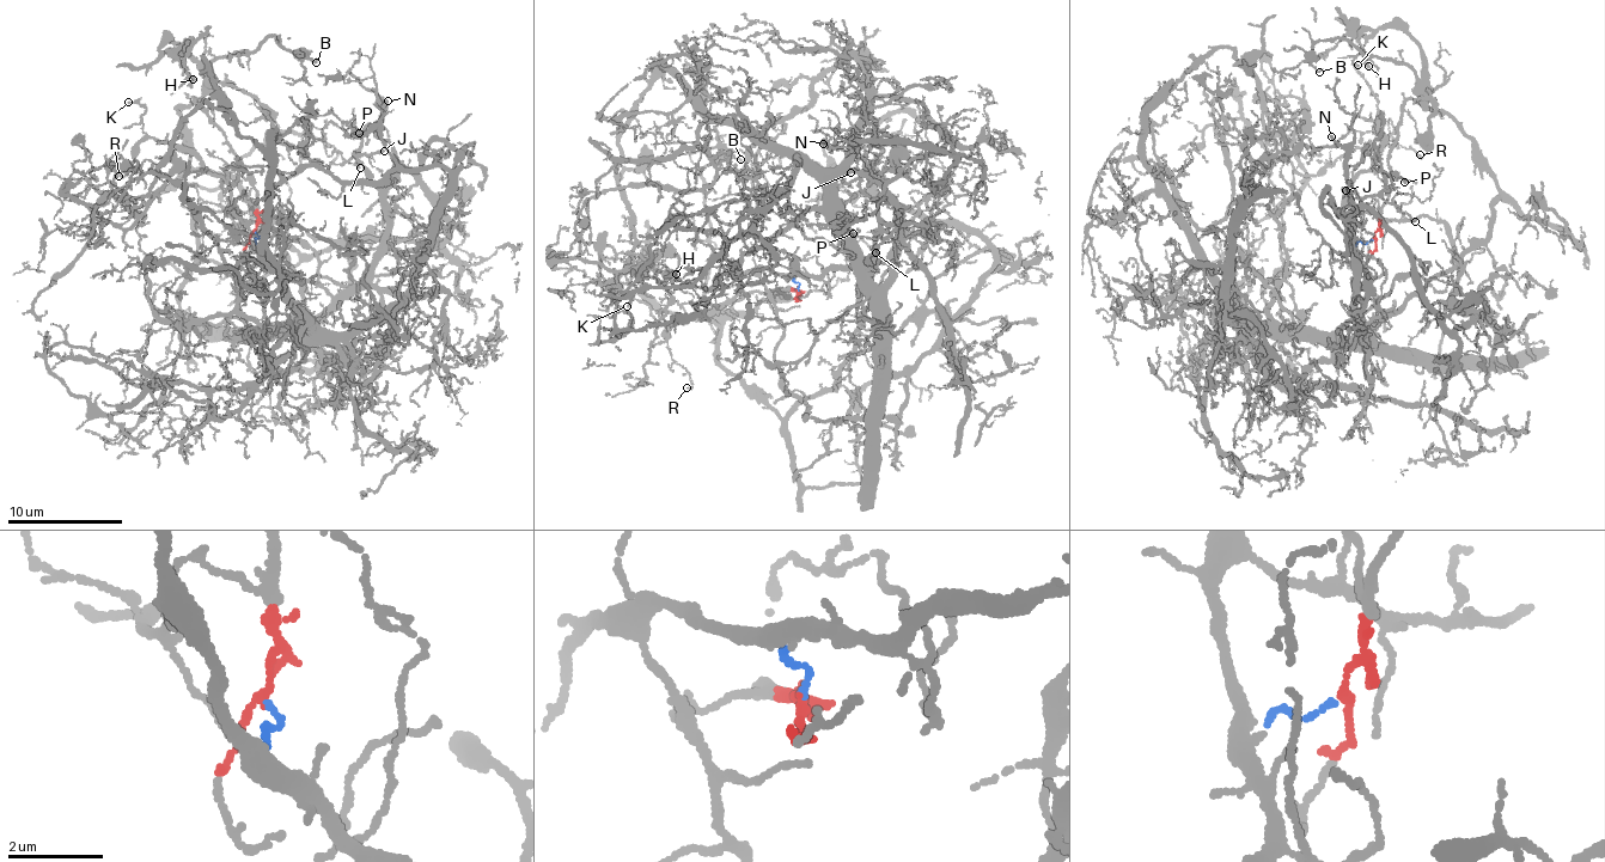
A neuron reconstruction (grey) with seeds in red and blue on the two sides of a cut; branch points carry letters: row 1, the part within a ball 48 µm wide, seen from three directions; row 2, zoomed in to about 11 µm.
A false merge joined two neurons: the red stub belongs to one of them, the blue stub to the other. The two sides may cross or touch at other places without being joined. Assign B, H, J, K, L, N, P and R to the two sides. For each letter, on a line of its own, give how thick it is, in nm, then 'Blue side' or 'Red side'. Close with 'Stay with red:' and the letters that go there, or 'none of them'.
B: Thickness 130 nm. Red side
H: Thickness 180 nm. Red side
J: Thickness 120 nm. Blue side
K: Thickness 160 nm. Blue side
L: Thickness 120 nm. Blue side
N: Thickness 150 nm. Blue side
P: Thickness 120 nm. Blue side
R: Thickness 120 nm. Blue side
Stay with red: B, H

